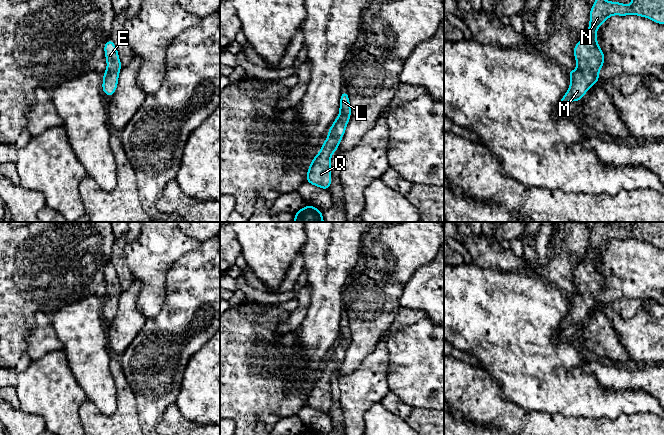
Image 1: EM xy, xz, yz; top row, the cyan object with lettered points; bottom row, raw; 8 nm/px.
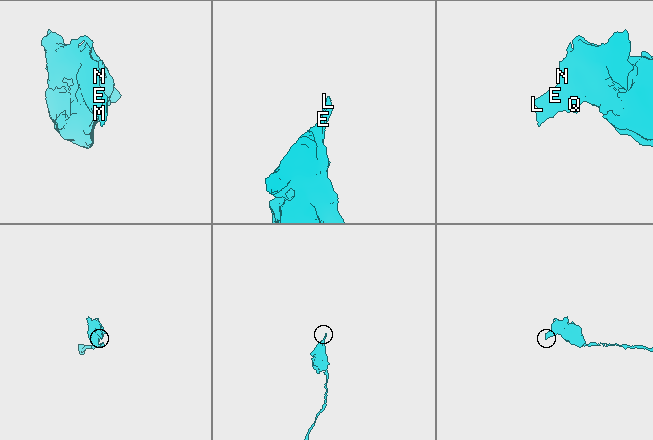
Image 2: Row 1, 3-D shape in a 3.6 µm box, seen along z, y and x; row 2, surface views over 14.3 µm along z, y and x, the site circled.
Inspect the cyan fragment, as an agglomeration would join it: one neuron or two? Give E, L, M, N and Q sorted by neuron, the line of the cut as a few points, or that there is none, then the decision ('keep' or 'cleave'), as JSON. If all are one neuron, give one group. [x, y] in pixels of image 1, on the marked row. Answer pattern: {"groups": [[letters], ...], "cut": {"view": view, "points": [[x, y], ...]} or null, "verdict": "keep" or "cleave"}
{"groups": [["E", "L", "M", "N", "Q"]], "cut": null, "verdict": "keep"}

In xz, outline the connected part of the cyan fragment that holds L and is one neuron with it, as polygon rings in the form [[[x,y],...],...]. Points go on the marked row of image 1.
[[[341,92],[339,116],[328,131],[328,137],[320,148],[320,152],[313,158],[307,171],[306,182],[319,188],[329,190],[332,180],[331,155],[337,151],[346,126],[351,116],[349,95]]]

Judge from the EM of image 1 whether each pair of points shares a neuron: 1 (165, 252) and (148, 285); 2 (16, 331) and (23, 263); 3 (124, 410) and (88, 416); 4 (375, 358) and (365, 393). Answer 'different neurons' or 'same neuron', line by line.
1: same neuron
2: same neuron
3: same neuron
4: same neuron

